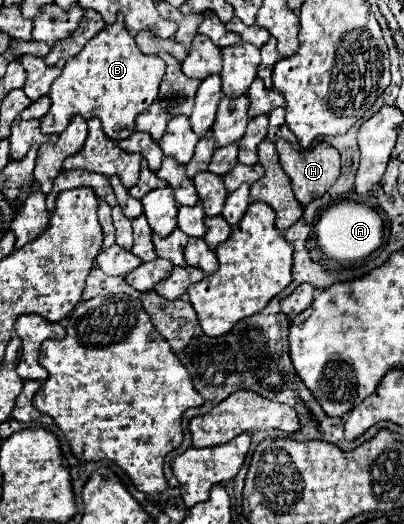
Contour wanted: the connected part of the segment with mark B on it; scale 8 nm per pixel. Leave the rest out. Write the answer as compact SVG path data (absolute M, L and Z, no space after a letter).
M118 16L116 22L98 32L78 56L66 62L62 74L52 84L52 106L48 116L40 120L40 130L44 134L60 134L66 130L70 118L80 114L84 120L98 118L106 136L112 140L124 140L136 130L136 116L156 100L164 70L166 64L162 58L146 56L138 50L134 38L124 28L122 16Z

